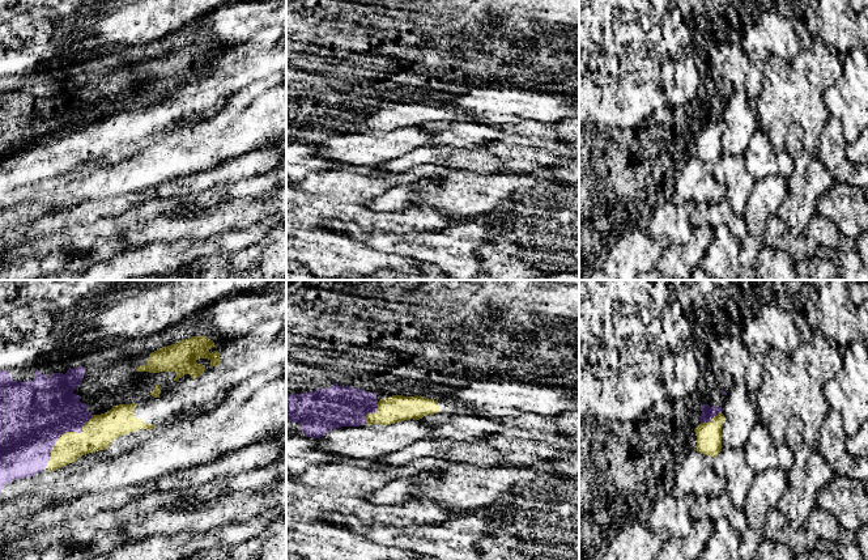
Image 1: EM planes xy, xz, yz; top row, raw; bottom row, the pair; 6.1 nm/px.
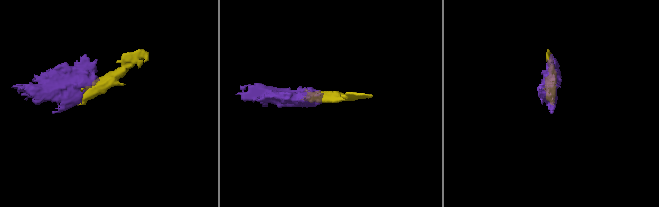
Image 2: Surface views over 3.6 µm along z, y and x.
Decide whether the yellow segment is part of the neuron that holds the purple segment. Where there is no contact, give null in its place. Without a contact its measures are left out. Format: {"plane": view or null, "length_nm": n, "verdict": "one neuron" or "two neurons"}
{"plane": "xy", "length_nm": 420, "verdict": "one neuron"}

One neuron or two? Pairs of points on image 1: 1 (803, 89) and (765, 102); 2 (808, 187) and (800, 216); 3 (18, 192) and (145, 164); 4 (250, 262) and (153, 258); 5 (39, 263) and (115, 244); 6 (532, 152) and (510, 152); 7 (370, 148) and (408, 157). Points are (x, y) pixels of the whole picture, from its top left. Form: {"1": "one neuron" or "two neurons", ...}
{"1": "one neuron", "2": "one neuron", "3": "two neurons", "4": "two neurons", "5": "one neuron", "6": "one neuron", "7": "two neurons"}

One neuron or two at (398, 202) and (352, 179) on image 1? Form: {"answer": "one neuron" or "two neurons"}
{"answer": "two neurons"}

